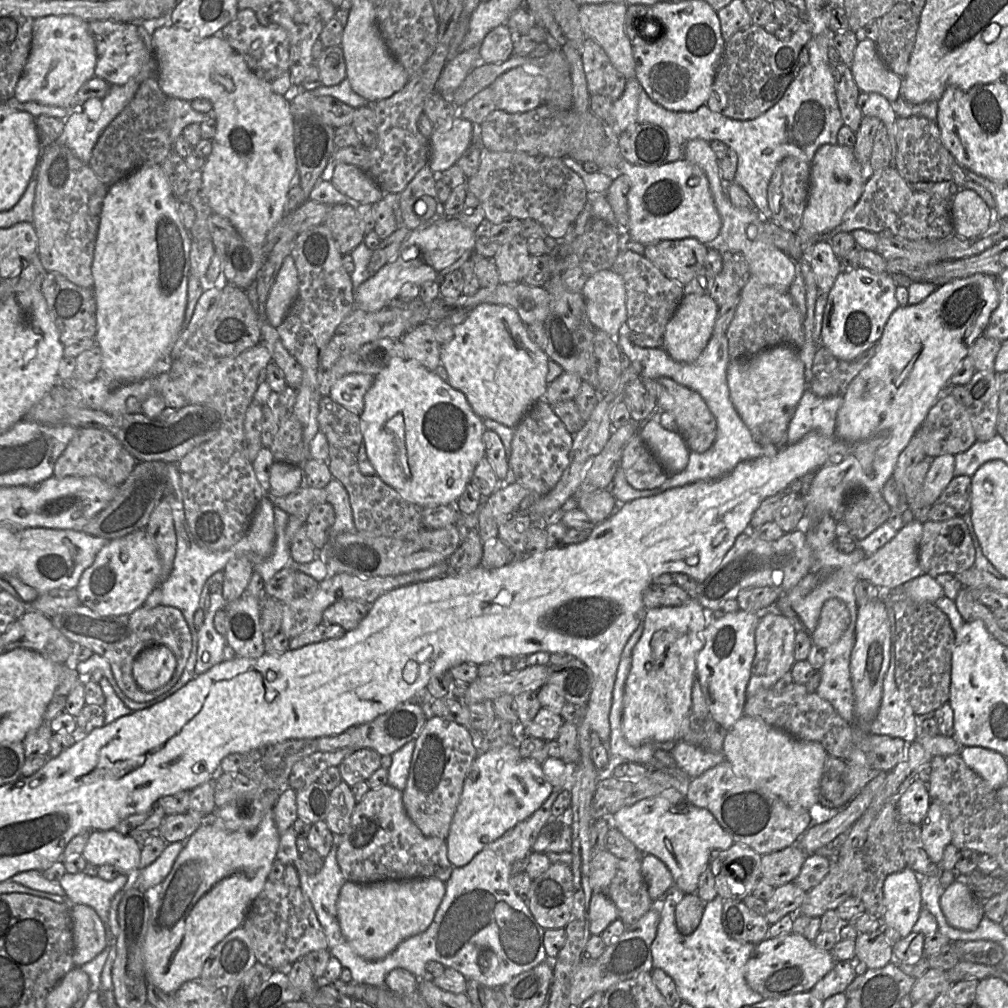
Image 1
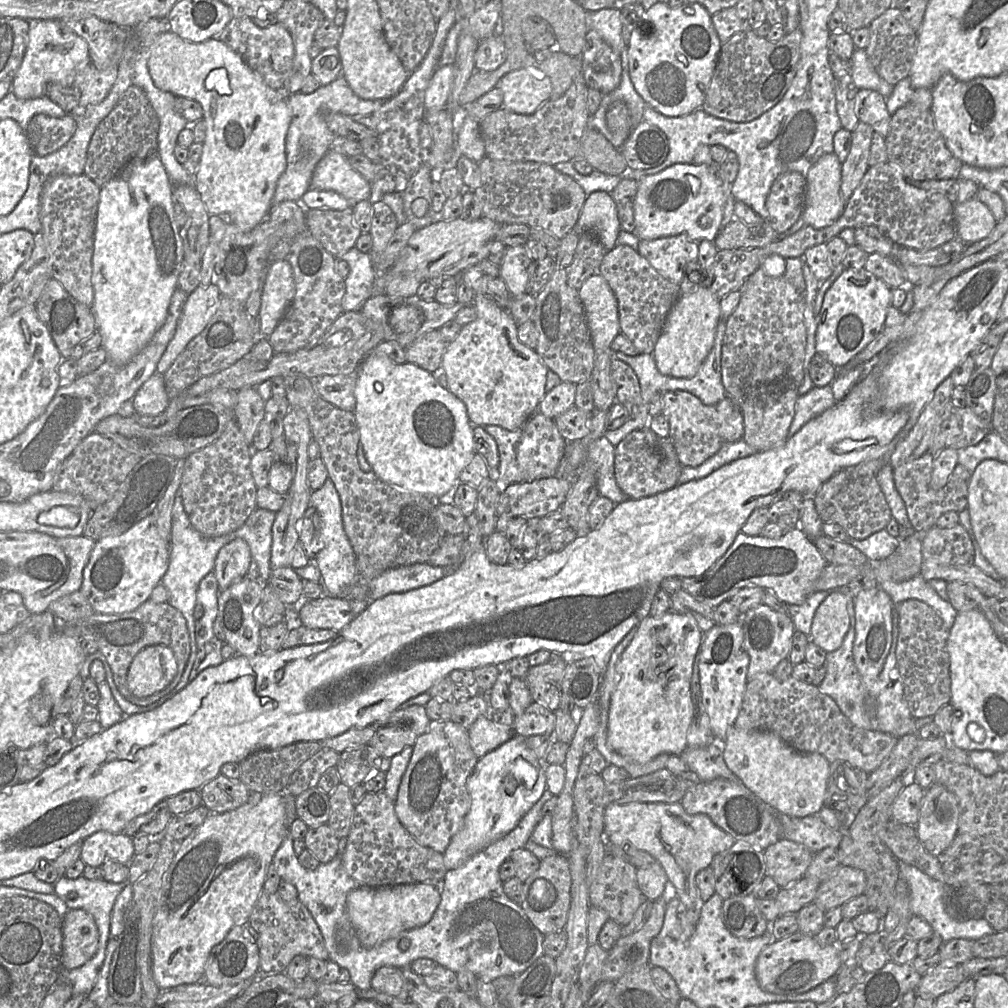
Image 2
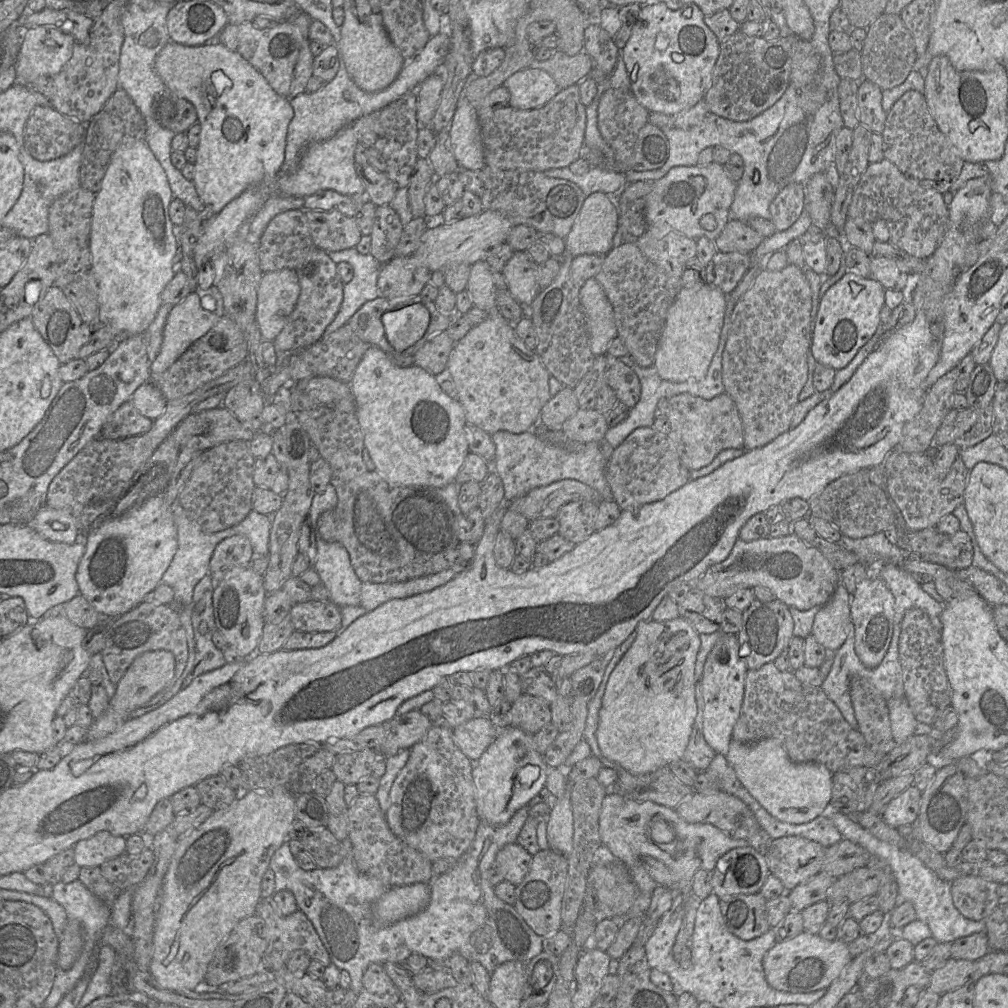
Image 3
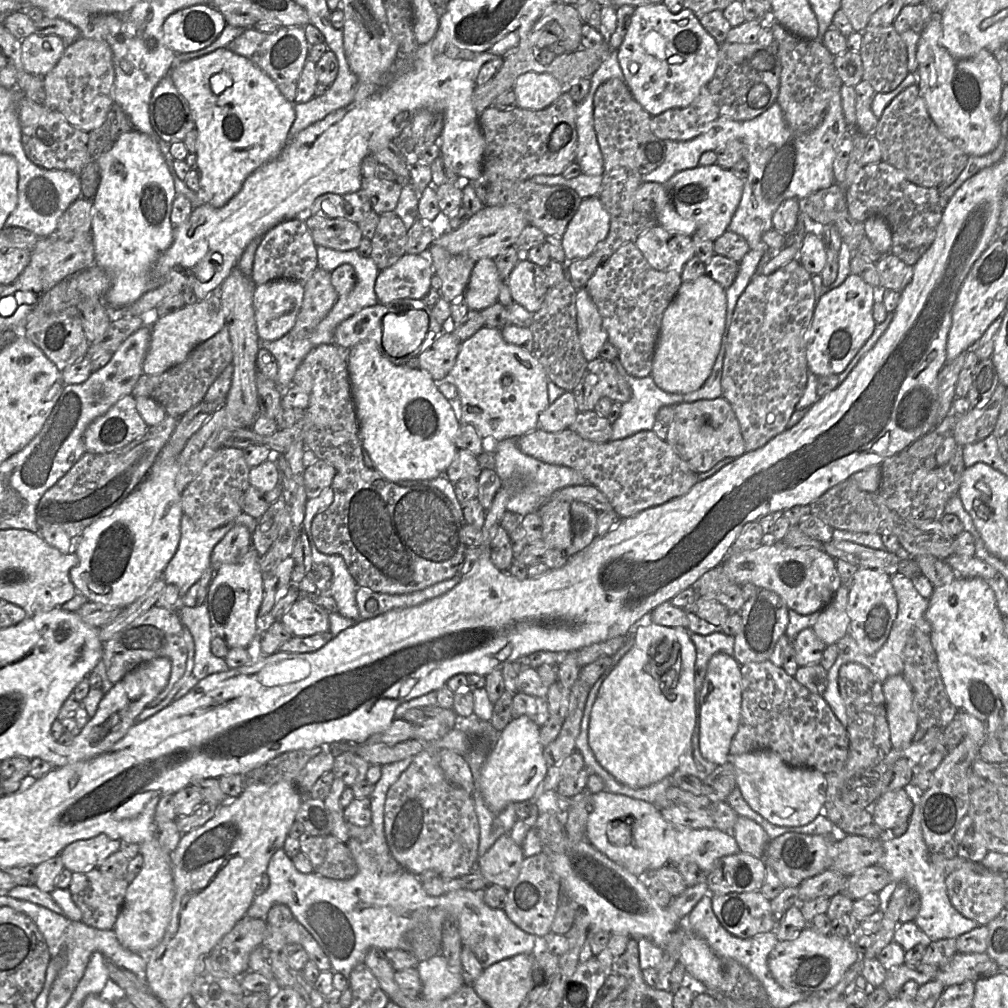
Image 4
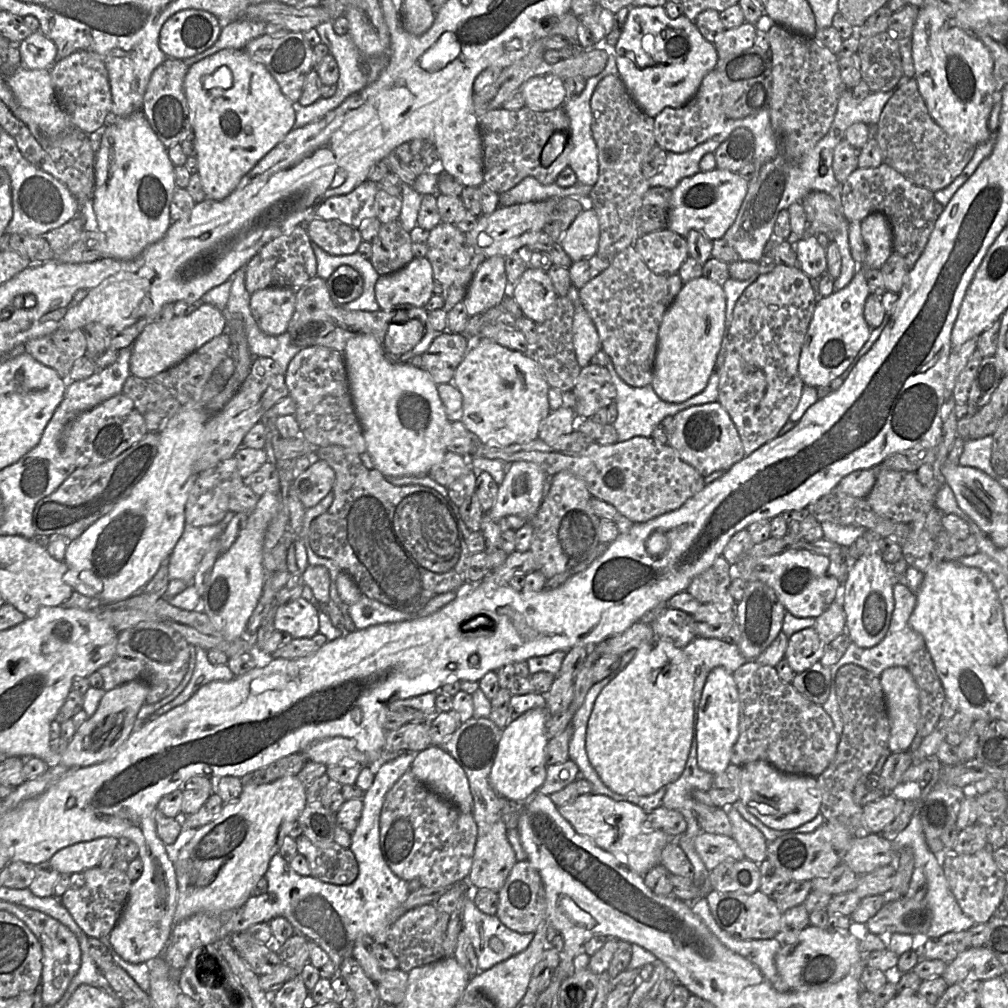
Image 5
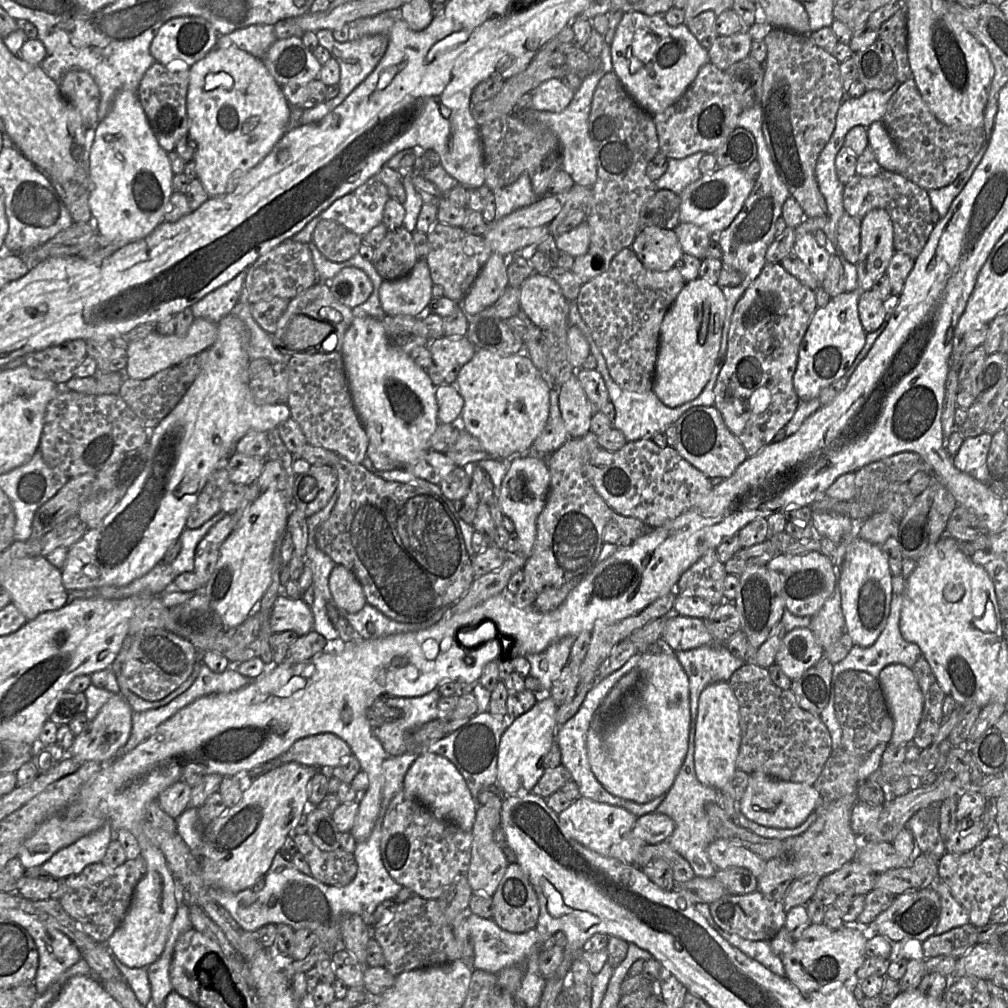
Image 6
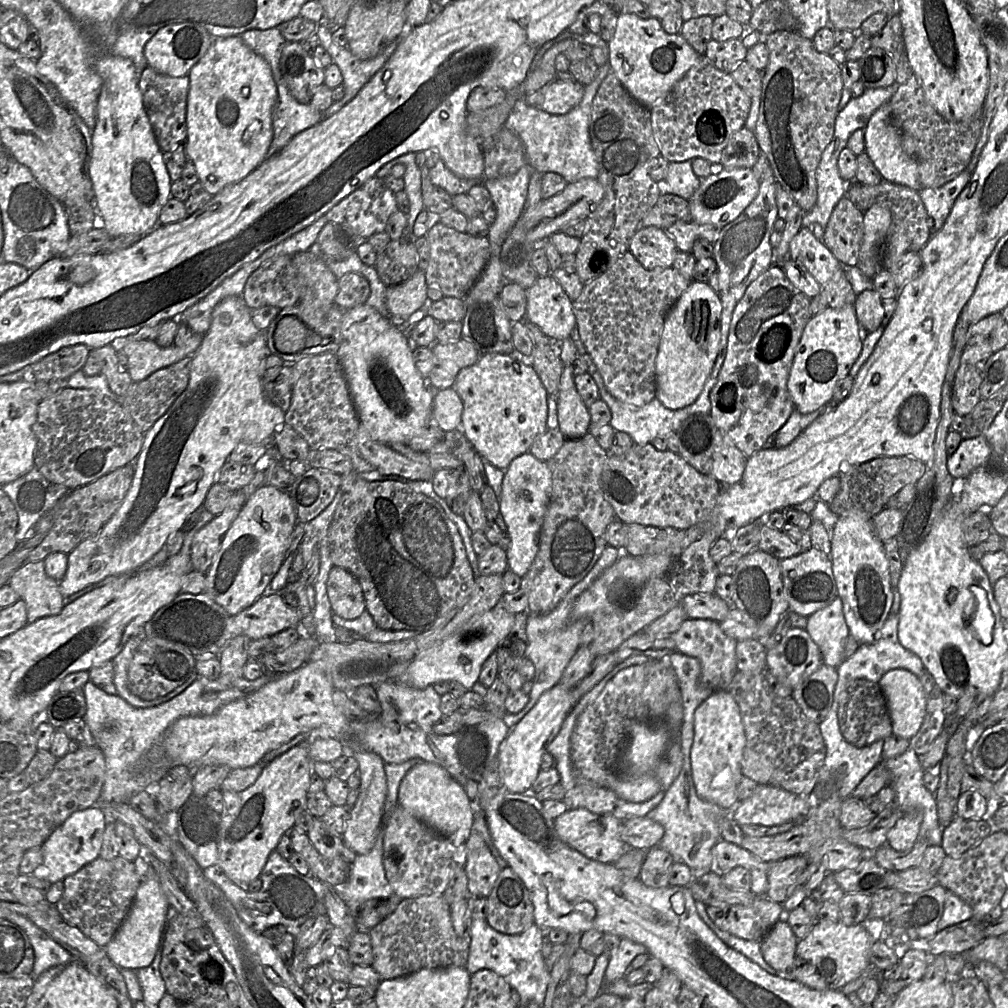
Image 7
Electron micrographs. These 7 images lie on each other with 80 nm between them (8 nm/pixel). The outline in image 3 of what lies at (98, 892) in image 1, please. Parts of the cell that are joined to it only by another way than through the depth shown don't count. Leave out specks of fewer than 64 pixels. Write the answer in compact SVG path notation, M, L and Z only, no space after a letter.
M78 879L68 884L59 881L53 887L52 898L63 906L69 919L78 920L83 929L93 929L98 945L102 931L110 924L111 907L96 897Z

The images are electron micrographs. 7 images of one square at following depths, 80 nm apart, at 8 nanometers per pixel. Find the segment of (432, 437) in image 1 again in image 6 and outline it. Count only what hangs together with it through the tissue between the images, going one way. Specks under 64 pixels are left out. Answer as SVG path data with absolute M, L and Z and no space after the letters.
M370 316L353 319L347 329L341 349L345 373L354 408L367 434L369 445L391 460L397 468L415 464L430 450L430 438L440 424L436 388L426 370L417 366L411 355L391 342L382 322Z

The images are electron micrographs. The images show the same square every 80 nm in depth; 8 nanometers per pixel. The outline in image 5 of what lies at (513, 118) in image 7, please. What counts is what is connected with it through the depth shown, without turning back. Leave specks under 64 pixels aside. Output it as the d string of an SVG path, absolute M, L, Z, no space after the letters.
M614 48L607 49L607 62L605 67L598 74L586 80L586 86L581 94L576 98L568 98L563 104L563 108L569 117L570 121L570 142L571 152L568 157L568 167L572 168L576 174L577 182L583 185L593 186L596 184L599 175L598 152L595 140L592 135L591 122L591 97L597 84L607 75L617 75L618 69L616 66Z

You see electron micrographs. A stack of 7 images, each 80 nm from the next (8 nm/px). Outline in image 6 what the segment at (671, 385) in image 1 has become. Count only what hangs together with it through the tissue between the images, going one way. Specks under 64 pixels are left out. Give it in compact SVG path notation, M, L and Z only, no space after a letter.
M695 406L675 422L678 454L709 478L729 478L748 455L742 443L728 429L721 413L714 406Z

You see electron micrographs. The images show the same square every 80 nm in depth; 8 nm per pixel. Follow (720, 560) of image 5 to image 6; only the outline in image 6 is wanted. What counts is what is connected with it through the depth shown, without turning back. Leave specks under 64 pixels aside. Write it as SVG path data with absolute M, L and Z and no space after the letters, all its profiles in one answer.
M714 549L708 550L696 563L687 569L676 585L677 594L701 598L713 606L726 602L723 595L723 584L727 576L725 566L717 557Z

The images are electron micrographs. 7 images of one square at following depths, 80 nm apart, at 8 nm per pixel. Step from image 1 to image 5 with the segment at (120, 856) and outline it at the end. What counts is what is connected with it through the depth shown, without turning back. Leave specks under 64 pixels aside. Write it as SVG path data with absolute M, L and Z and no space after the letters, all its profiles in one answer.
M99 837L65 847L56 852L49 862L60 874L72 875L99 866L104 855L118 845L117 838Z

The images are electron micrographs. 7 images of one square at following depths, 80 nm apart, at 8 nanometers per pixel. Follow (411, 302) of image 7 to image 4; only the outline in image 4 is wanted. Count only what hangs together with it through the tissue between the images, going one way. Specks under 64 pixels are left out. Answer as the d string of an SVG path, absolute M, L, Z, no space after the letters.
M405 254L392 266L379 271L374 287L377 299L382 304L405 298L423 299L431 288L433 274L432 263L427 255Z

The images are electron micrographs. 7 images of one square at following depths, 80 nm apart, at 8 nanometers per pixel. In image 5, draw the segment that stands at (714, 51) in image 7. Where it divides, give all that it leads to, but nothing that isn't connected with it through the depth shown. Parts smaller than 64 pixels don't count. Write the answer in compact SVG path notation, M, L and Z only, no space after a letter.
M748 22L737 28L725 29L714 41L718 57L732 56L751 48L754 45L756 31L755 25Z

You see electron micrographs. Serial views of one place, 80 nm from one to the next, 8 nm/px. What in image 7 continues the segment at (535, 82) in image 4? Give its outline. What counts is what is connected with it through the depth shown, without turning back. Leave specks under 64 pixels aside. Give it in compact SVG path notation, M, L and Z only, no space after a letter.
M575 80L551 81L541 91L544 99L539 108L550 114L563 115L580 103L584 86Z

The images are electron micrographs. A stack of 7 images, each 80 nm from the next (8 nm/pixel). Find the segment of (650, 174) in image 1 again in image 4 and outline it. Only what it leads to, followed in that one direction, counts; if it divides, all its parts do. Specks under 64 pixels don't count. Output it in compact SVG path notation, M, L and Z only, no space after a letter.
M716 163L680 171L663 184L656 203L658 224L671 232L679 232L686 236L698 235L714 241L728 229L741 201L744 183L745 180L737 177L731 169L721 168Z

